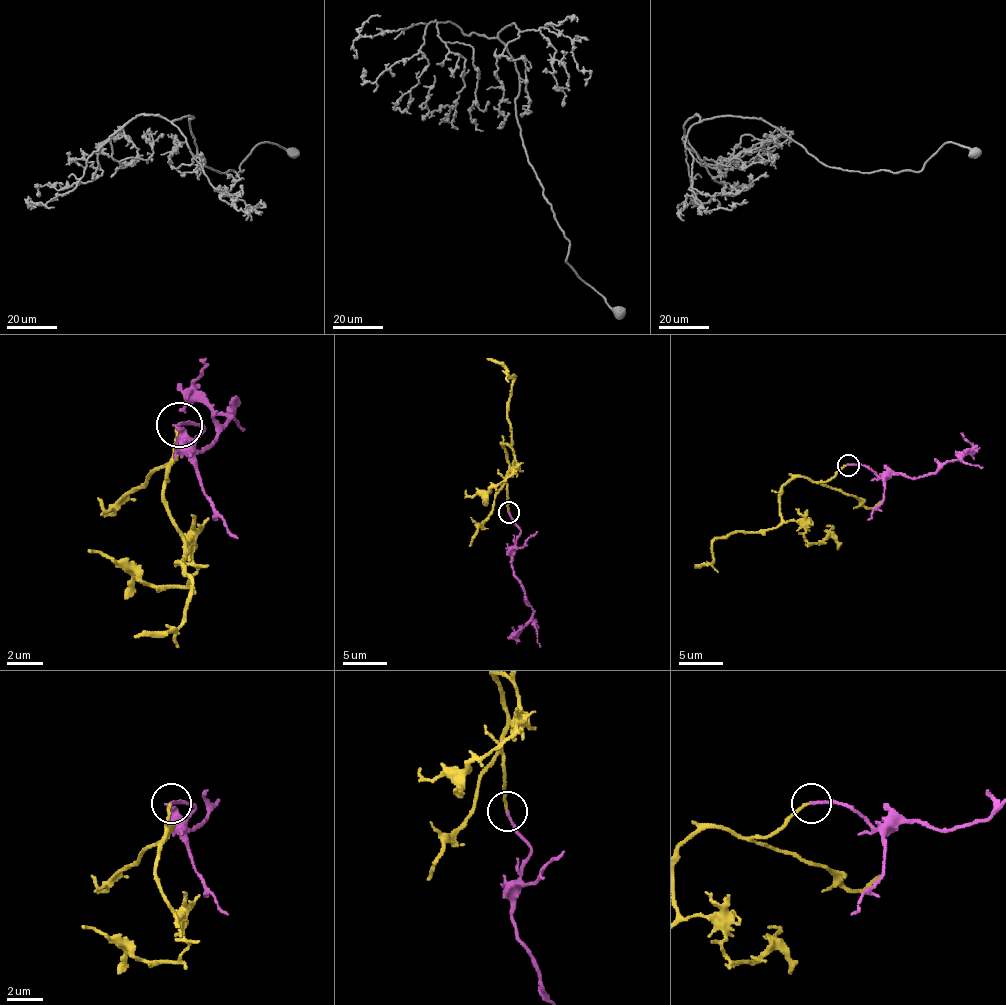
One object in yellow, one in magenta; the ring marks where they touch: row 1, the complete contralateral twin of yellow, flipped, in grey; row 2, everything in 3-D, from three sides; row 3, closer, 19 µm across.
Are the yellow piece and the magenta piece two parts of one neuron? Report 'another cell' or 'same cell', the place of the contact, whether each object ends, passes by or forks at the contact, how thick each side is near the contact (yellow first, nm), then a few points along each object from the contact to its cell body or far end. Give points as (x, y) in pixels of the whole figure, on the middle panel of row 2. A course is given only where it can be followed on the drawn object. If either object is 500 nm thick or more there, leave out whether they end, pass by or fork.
same cell | (509, 512) | yellow ends | magenta ends | 160/150 nm | yellow via (509, 511), (509, 461), (500, 443), (509, 446), (511, 439), (507, 402), (513, 375), (487, 358) | magenta via (509, 511), (513, 524), (520, 531), (511, 559), (524, 599), (533, 608), (533, 616), (516, 636), (518, 625)

